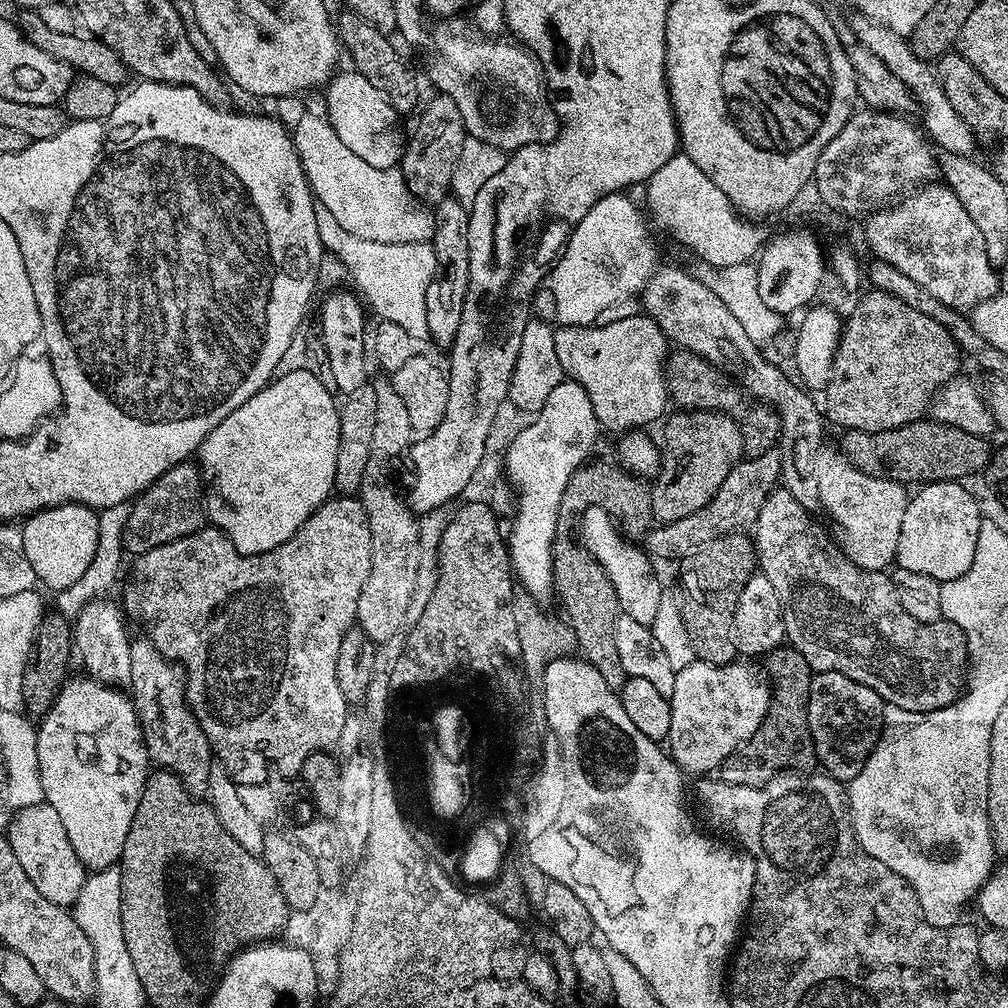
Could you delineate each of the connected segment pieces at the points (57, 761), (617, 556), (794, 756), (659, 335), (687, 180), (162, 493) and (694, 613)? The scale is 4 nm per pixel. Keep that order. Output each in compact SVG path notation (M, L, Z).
M95 678L72 679L65 679L64 683L60 685L60 691L56 693L51 708L44 713L36 729L40 781L44 787L44 800L50 806L54 806L54 810L58 810L58 818L62 818L62 826L66 826L66 838L70 838L70 846L74 846L74 854L78 854L78 858L84 864L85 869L111 868L119 861L122 846L126 846L126 834L130 834L130 822L134 822L134 810L138 810L138 798L142 798L144 784L148 781L150 771L148 751L144 745L144 735L140 729L140 723L136 717L136 707L132 705L131 699L125 693L124 696L120 693L123 691L119 687L104 684L101 680Z
M592 504L578 518L578 540L602 566L610 578L611 585L618 597L621 613L642 625L651 627L659 609L664 587L656 574L655 563L645 549L640 549L628 542L619 532L615 519L604 507Z
M781 646L773 649L766 657L766 663L768 663L768 672L766 668L766 676L770 681L770 691L772 694L772 700L768 703L768 714L764 720L758 726L758 730L745 744L740 745L722 761L718 769L719 779L724 780L728 784L737 784L738 786L759 786L759 784L765 784L770 778L779 776L781 772L785 770L808 770L817 763L816 751L814 750L814 742L812 741L812 735L810 734L810 726L808 725L808 699L810 698L810 682L813 678L813 671L810 665L806 662L806 658L802 658L802 654L798 654L798 650L791 646Z
M641 312L638 315L632 315L630 318L622 318L616 322L599 325L559 325L554 331L554 345L556 356L565 377L578 382L578 384L589 394L591 405L594 406L596 421L601 424L601 427L605 431L610 430L616 432L615 434L622 434L632 427L642 428L646 426L644 424L648 424L656 419L659 421L665 415L664 410L666 406L668 407L670 402L670 393L668 391L666 375L666 346L668 347L668 339L658 324L647 316L647 313Z
M678 152L656 170L646 181L644 189L644 204L653 218L709 267L725 268L751 263L770 239L770 231L764 224L746 228L726 194L683 152Z
M195 463L175 464L166 470L166 474L131 501L124 526L123 551L143 554L154 550L154 546L186 538L186 534L194 534L205 527L204 489L201 469Z
M743 531L729 532L726 536L719 536L714 542L702 546L694 554L685 556L680 568L680 588L688 595L688 600L680 604L682 618L685 620L686 632L693 644L695 659L704 660L707 664L730 664L737 659L738 653L732 641L732 623L734 610L738 606L738 598L742 594L742 586L757 571L756 545L751 535Z

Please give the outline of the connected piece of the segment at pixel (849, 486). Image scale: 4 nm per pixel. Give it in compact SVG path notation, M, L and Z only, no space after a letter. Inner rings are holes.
M831 446L821 448L818 462L814 462L814 474L818 482L820 508L828 511L829 518L840 527L839 548L850 558L850 562L854 562L859 568L871 572L885 571L889 567L887 564L891 565L896 559L898 534L902 530L902 518L906 514L910 499L909 489L898 480L883 480L858 470L844 457L843 451L836 449L835 452Z

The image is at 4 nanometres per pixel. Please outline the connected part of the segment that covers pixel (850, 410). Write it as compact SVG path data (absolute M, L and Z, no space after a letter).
M868 290L843 321L838 350L834 354L834 366L830 370L828 384L822 390L822 411L840 430L853 428L877 432L913 424L916 420L925 419L936 391L946 382L957 379L959 372L956 371L960 368L960 360L962 361L960 348L946 326L914 310L914 306L906 306L906 302L900 298Z

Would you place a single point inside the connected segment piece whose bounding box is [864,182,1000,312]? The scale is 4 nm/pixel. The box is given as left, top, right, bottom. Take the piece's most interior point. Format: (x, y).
(930, 238)

